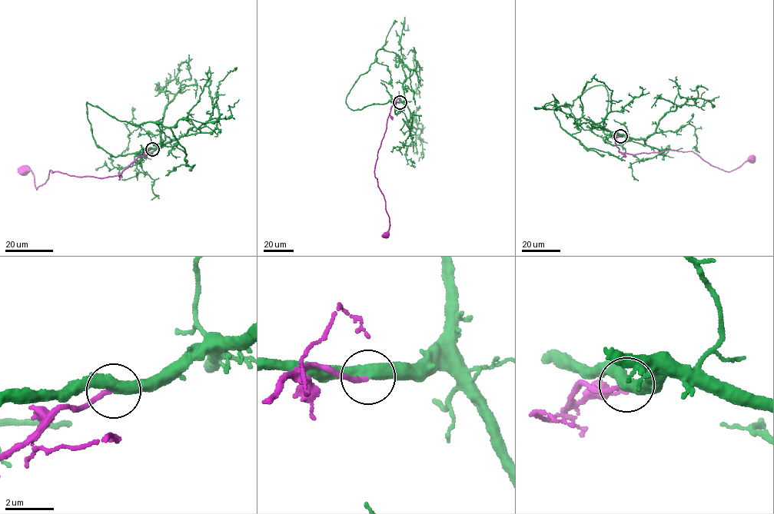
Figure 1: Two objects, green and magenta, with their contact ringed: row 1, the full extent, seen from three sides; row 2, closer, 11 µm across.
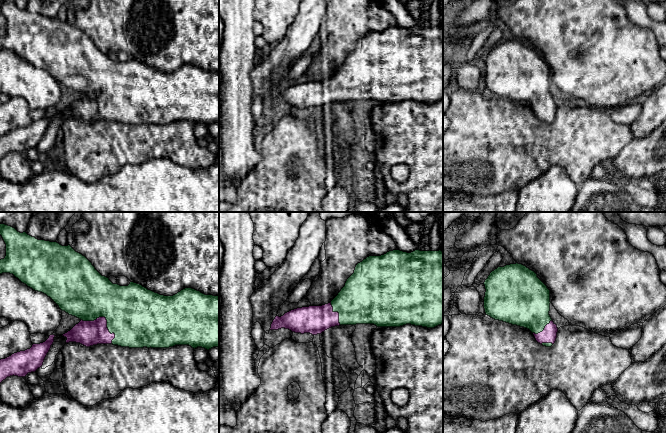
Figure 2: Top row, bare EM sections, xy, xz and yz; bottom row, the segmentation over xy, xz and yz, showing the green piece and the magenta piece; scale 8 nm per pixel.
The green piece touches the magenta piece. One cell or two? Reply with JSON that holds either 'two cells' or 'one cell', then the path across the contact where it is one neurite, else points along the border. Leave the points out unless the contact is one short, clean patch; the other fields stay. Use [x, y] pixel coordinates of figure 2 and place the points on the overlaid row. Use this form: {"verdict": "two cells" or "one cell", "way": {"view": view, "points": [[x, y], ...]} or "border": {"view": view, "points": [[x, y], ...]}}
{"verdict": "one cell", "way": {"view": "xy", "points": [[137, 316], [106, 319], [88, 333]]}}

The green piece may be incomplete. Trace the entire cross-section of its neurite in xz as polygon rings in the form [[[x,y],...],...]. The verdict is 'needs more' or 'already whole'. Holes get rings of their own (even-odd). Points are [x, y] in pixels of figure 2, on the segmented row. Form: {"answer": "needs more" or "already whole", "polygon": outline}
{"answer": "needs more", "polygon": [[[400,250],[389,251],[381,256],[369,256],[355,267],[354,273],[347,279],[345,286],[338,295],[328,304],[322,306],[309,306],[291,310],[283,316],[276,316],[271,324],[270,330],[278,330],[281,328],[289,329],[295,333],[310,333],[312,335],[321,334],[325,330],[339,325],[356,325],[356,324],[374,324],[377,327],[400,327],[406,324],[434,328],[443,324],[443,252],[439,251],[420,251],[415,250],[411,253]]]}

